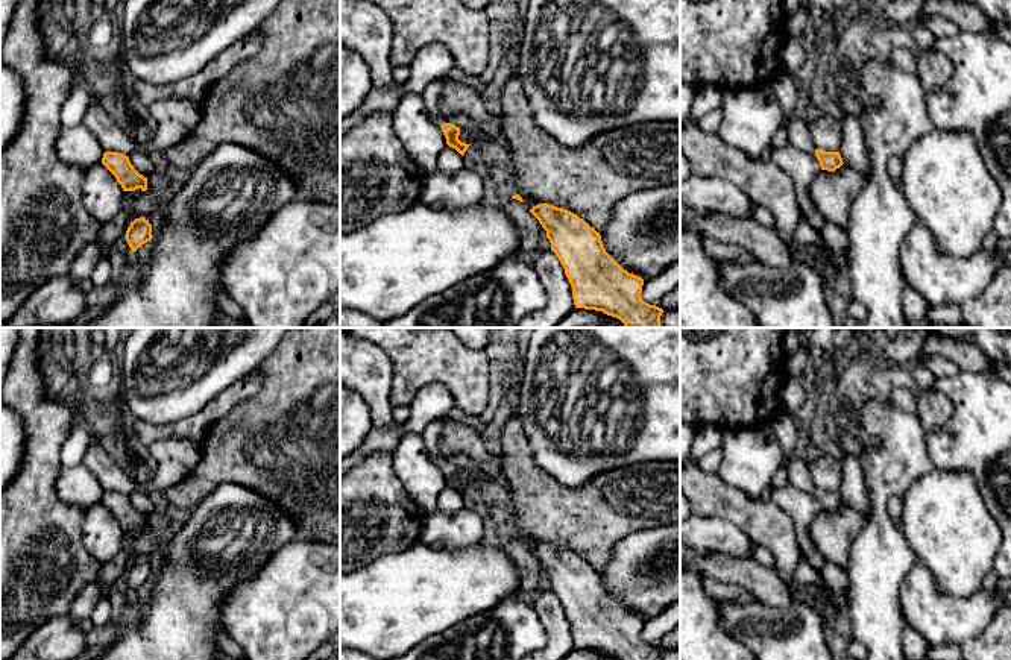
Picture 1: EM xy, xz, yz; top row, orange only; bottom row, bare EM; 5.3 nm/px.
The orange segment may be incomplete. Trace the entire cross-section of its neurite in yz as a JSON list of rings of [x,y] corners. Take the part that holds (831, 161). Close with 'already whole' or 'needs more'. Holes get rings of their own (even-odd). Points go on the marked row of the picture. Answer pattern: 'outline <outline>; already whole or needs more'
outline [[[817,149],[815,156],[820,161],[821,170],[835,171],[844,164],[839,152]]]; already whole

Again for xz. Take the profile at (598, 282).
outline [[[539,203],[530,209],[546,231],[551,250],[565,269],[565,275],[572,287],[575,308],[603,311],[619,319],[625,328],[663,328],[660,325],[662,308],[642,300],[644,279],[624,270],[604,249],[601,235],[577,214]]]; already whole

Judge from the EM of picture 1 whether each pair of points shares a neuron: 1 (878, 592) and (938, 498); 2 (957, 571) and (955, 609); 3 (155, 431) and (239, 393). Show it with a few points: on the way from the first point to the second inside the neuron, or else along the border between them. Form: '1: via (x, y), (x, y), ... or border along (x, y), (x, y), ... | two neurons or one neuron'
1: border along (900, 531), (917, 560) | two neurons
2: border along (929, 572), (952, 595), (981, 590) | two neurons
3: via (176, 430), (196, 427), (217, 408) | one neuron

